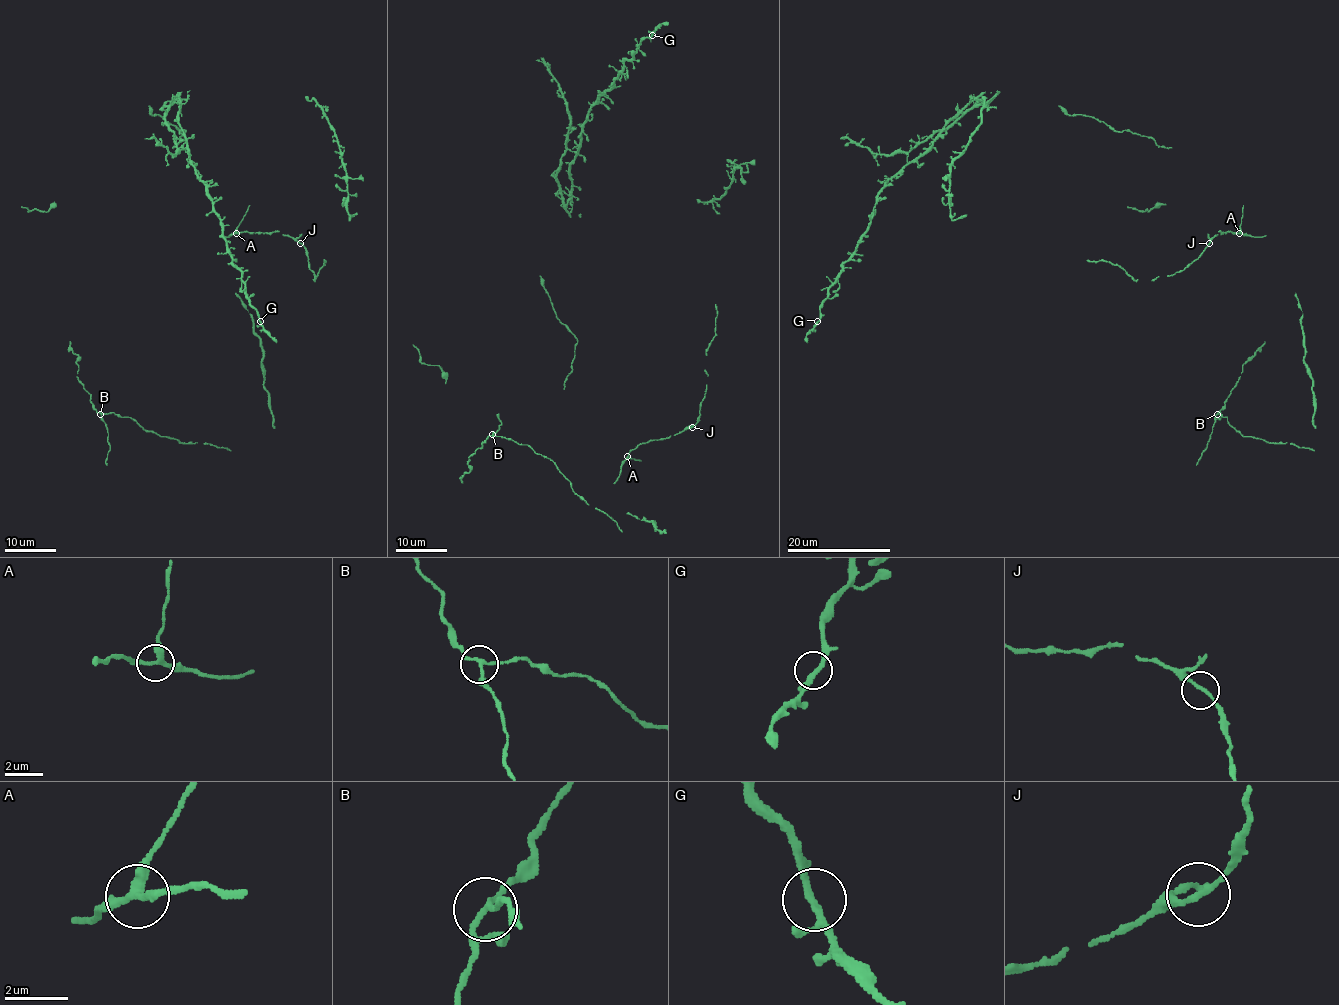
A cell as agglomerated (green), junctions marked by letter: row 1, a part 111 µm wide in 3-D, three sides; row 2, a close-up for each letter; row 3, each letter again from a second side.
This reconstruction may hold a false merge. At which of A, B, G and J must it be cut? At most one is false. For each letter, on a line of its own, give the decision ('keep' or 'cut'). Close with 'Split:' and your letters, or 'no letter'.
A: keep
B: cut
G: keep
J: keep
Split: B

